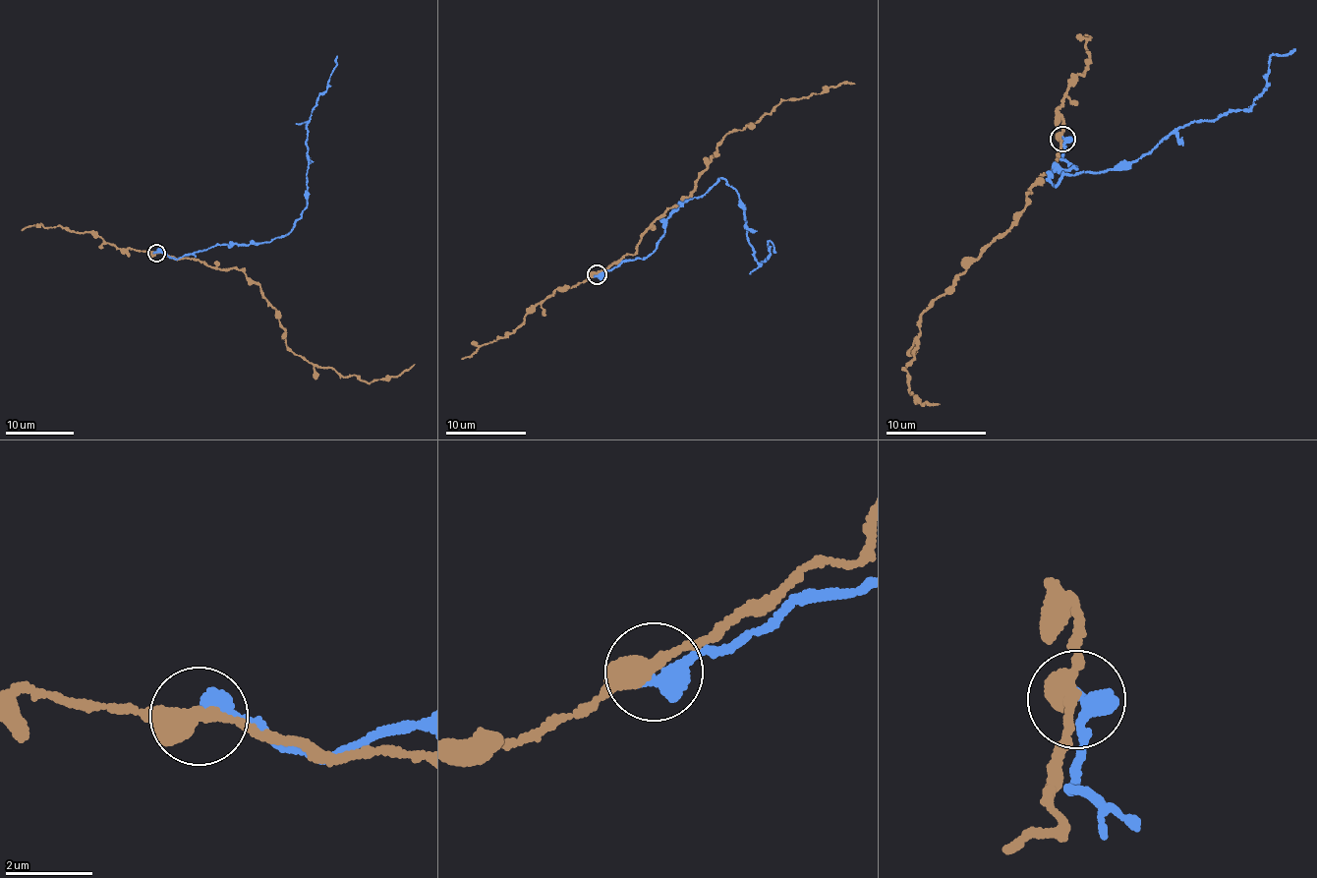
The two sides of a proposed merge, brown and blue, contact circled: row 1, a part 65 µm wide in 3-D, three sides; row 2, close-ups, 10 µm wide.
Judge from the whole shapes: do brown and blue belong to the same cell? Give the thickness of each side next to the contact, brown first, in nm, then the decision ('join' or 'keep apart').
420 nm thick on the brown side, 500 nm on the other; keep apart

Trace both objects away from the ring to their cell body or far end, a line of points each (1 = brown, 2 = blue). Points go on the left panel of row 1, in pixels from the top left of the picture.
1: (157, 253), (242, 270), (275, 310), (288, 347), (319, 366), (370, 382), (399, 377), (415, 364)
2: (156, 252), (178, 258), (285, 235), (307, 207), (307, 125), (336, 55)

